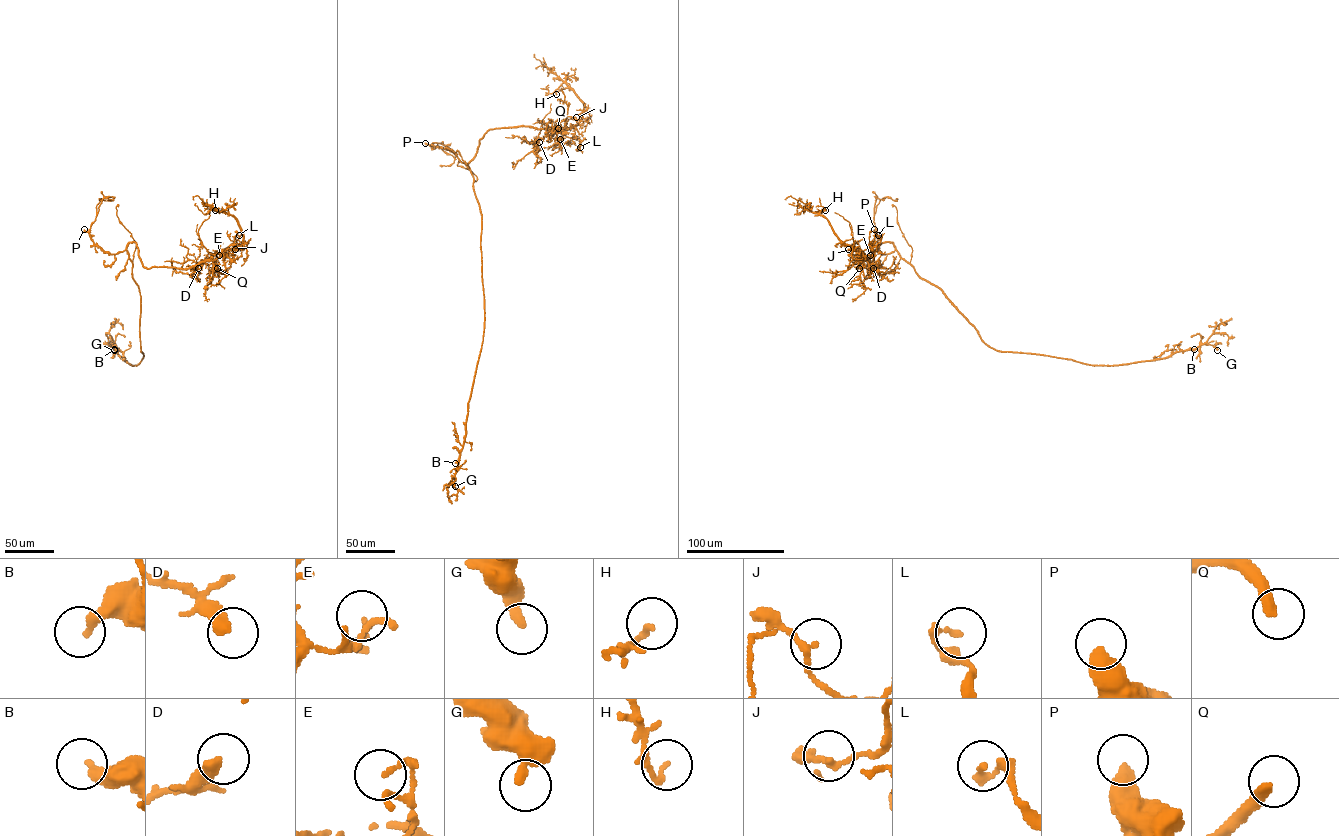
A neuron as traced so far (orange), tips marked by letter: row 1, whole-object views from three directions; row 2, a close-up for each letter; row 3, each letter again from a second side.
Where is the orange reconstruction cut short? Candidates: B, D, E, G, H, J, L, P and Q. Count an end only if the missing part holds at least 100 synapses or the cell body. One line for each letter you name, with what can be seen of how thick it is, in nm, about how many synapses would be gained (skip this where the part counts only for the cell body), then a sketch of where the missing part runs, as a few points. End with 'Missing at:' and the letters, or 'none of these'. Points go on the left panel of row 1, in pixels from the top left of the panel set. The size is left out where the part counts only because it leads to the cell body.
Q: calibre 300 nm; course (217, 268), (225, 276), (229, 276), (254, 258), (265, 254)
Missing at: Q

